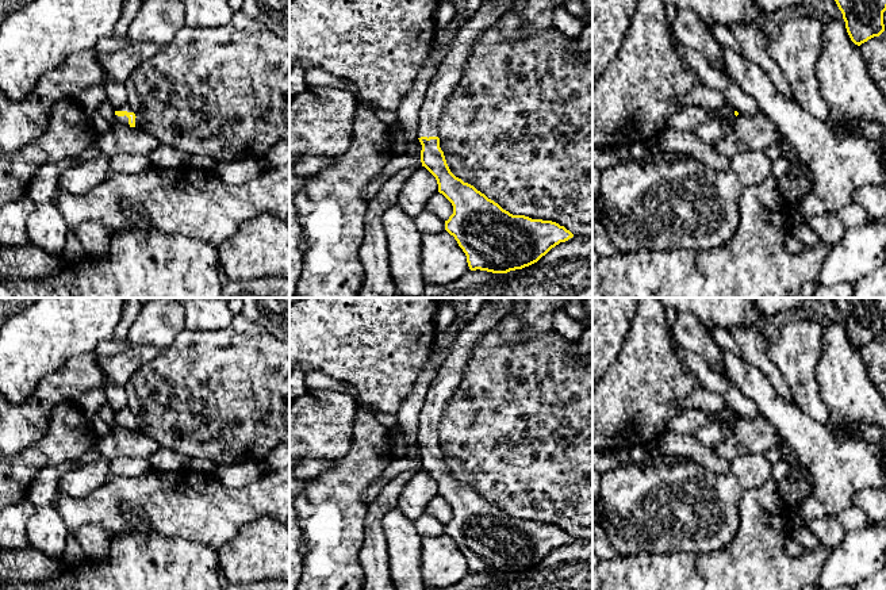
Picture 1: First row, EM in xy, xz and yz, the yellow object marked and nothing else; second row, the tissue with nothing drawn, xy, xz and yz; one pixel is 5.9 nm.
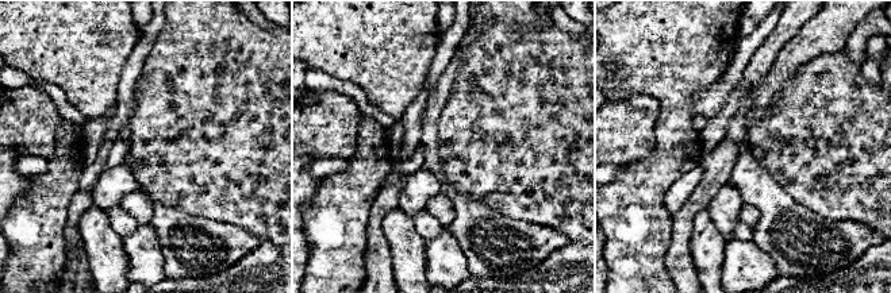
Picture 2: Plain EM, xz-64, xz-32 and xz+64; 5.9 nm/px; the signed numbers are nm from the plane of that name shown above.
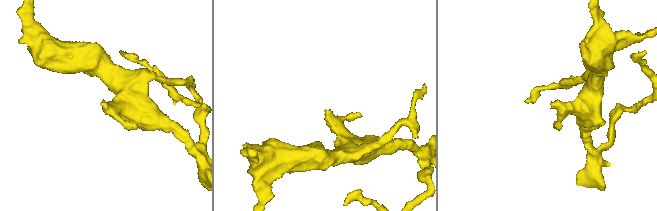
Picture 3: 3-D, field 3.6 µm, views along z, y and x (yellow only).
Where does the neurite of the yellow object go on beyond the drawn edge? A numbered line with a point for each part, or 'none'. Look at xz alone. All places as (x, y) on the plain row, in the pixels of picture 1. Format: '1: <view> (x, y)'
1: xz (448, 376)

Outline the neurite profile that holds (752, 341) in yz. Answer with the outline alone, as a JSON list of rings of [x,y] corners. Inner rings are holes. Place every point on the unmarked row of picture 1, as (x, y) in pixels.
[[[760,318],[752,325],[733,327],[730,333],[740,346],[740,356],[757,367],[771,380],[782,398],[795,405],[790,387],[786,384],[776,364],[767,356],[767,336],[763,330],[764,318]]]

